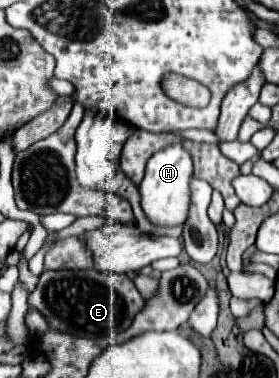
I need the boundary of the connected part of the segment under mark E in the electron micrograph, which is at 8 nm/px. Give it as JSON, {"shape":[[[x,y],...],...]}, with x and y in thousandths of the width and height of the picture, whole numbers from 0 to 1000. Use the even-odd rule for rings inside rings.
{"shape":[[[344,712],[158,717],[136,759],[100,786],[100,807],[151,828],[186,870],[337,897],[452,876],[487,828],[523,807],[523,791],[495,775],[495,765],[452,765],[452,728],[394,728]]]}

